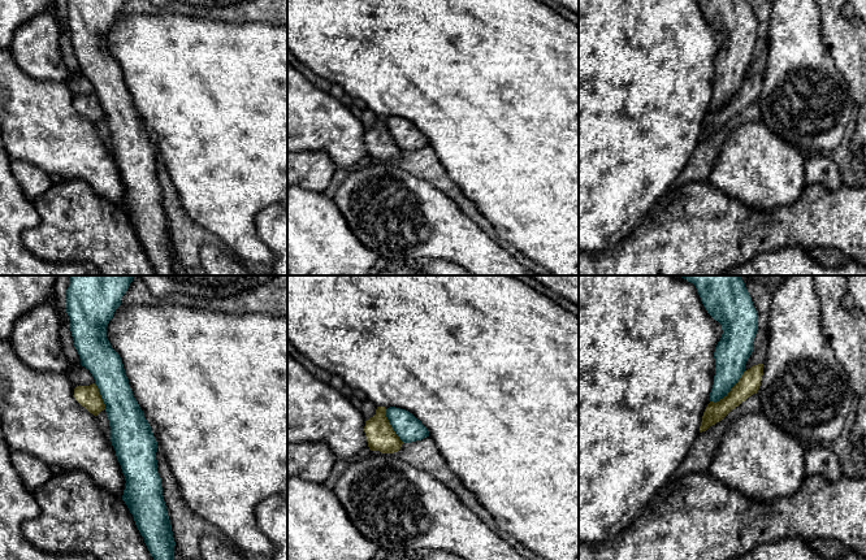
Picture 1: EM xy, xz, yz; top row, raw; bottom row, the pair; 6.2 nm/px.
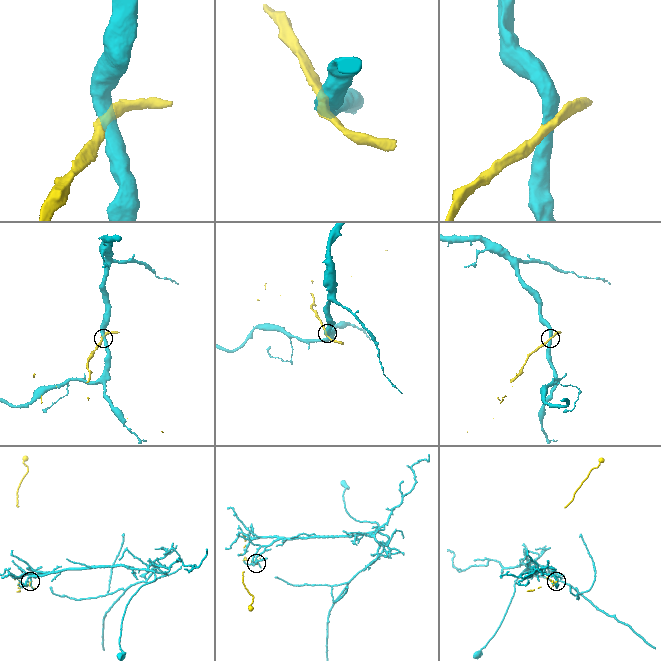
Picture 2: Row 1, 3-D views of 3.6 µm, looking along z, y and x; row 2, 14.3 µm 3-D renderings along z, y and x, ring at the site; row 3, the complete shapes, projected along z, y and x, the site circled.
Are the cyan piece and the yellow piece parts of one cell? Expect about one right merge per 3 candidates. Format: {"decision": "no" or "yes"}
{"decision": "no"}

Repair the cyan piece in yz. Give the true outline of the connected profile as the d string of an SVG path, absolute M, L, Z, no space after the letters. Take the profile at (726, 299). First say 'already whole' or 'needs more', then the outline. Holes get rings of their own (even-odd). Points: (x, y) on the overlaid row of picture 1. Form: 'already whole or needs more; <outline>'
already whole; M681 275L693 283L707 313L722 325L722 338L714 352L715 375L710 401L719 401L731 391L745 372L758 330L758 314L740 275Z

